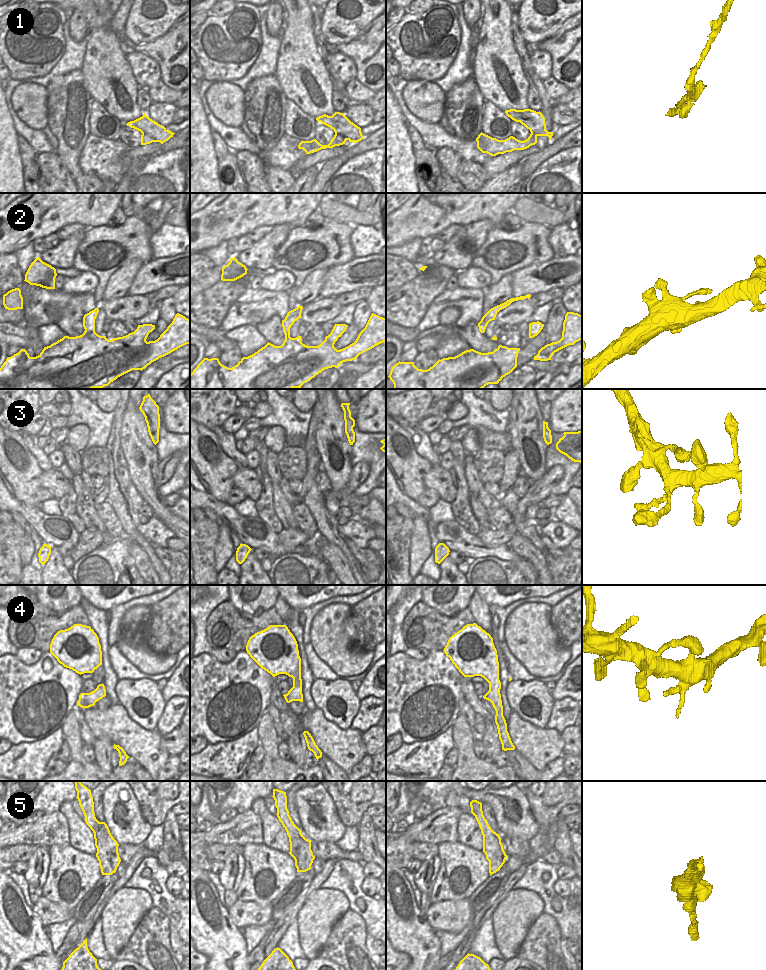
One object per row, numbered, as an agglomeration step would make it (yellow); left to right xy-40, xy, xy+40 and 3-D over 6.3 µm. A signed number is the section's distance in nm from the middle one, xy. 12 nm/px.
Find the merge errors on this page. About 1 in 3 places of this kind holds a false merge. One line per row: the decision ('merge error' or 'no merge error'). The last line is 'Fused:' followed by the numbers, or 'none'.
1: no merge error
2: no merge error
3: no merge error
4: no merge error
5: merge error
Fused: 5

